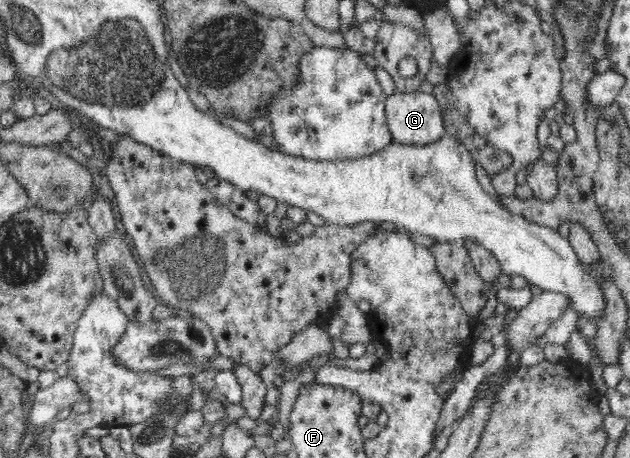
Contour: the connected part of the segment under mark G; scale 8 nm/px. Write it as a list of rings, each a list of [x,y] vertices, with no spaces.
[[[417,91],[406,95],[396,92],[393,96],[387,96],[385,105],[387,125],[395,143],[426,147],[446,134],[441,106],[432,93],[424,94]]]

